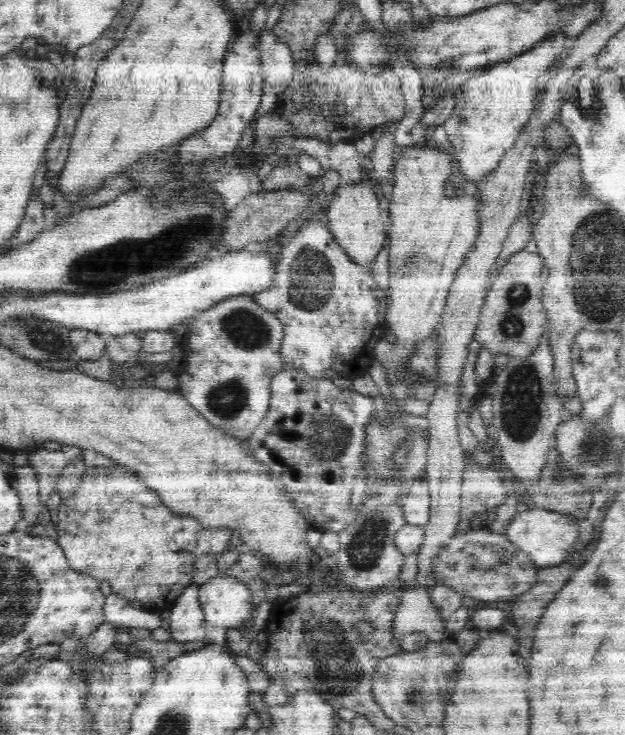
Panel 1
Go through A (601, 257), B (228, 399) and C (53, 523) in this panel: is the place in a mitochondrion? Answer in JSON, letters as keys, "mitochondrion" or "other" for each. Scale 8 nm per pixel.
{"A":"mitochondrion","B":"mitochondrion","C":"other"}

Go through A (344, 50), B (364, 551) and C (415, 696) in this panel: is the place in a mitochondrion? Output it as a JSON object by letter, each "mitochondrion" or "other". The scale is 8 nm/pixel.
{"A":"other","B":"mitochondrion","C":"mitochondrion"}

